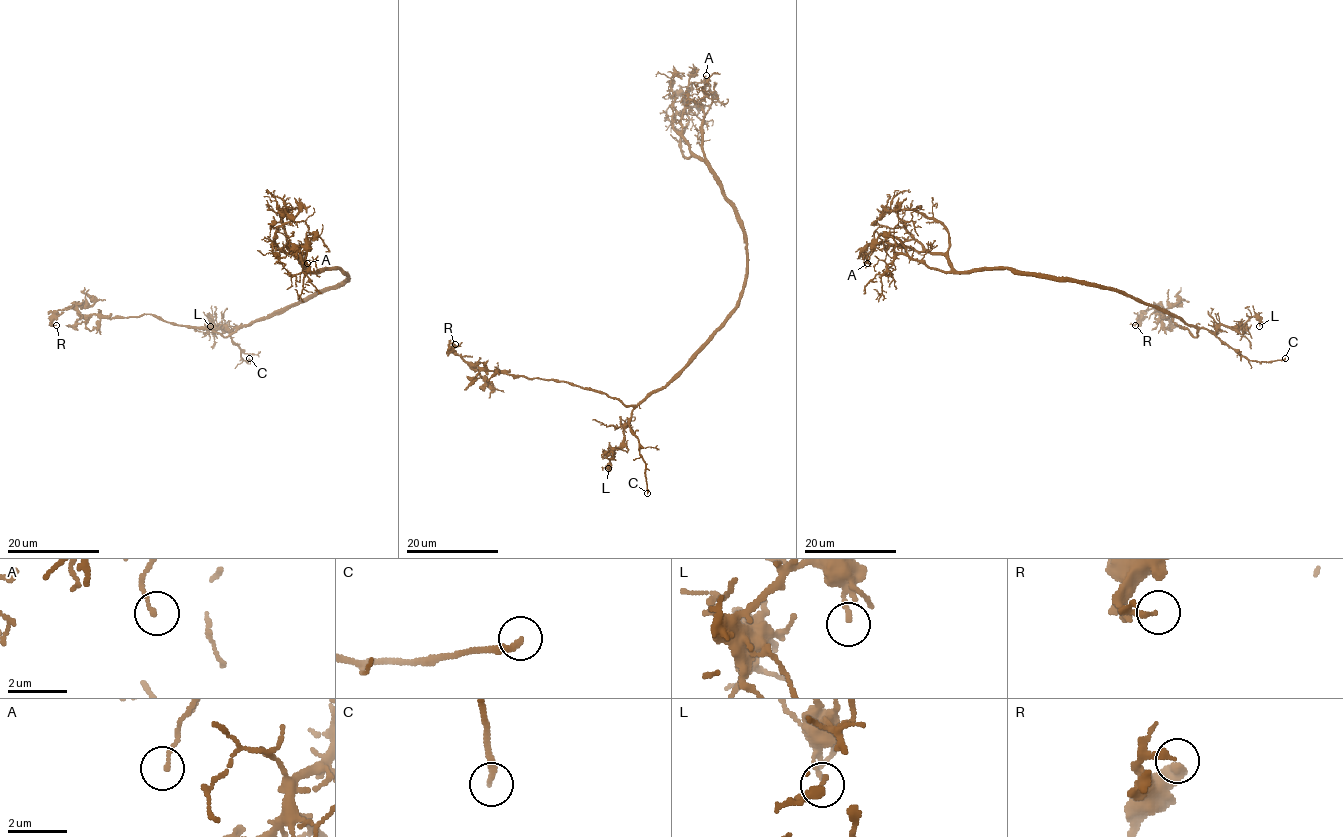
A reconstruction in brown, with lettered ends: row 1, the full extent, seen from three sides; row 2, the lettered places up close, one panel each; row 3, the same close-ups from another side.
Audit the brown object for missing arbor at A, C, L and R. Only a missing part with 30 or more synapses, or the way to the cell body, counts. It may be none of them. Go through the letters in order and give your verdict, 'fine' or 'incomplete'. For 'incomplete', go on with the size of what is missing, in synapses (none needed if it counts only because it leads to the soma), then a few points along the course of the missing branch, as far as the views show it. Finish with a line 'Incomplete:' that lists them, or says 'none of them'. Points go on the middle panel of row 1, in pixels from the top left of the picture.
A: fine
C: incomplete | (647, 493), (634, 502), (621, 497), (604, 459), (604, 454), (627, 435)
L: fine
R: fine
Incomplete: C

